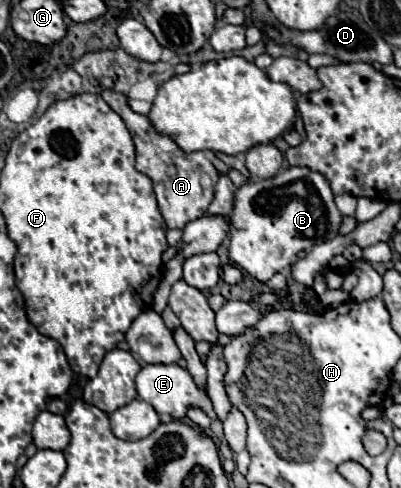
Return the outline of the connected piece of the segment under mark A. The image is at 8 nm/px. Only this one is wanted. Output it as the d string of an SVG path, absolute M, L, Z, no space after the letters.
M103 90L101 96L111 106L111 110L115 110L127 124L127 128L133 136L133 142L135 142L135 150L137 150L135 168L151 178L155 196L159 202L159 210L161 210L167 226L169 228L185 228L187 222L201 218L207 212L209 204L213 202L215 184L219 180L219 172L215 170L215 166L211 164L207 154L181 150L175 144L175 140L171 140L167 134L157 132L153 122L147 116L133 112L125 94L119 94L115 90Z

